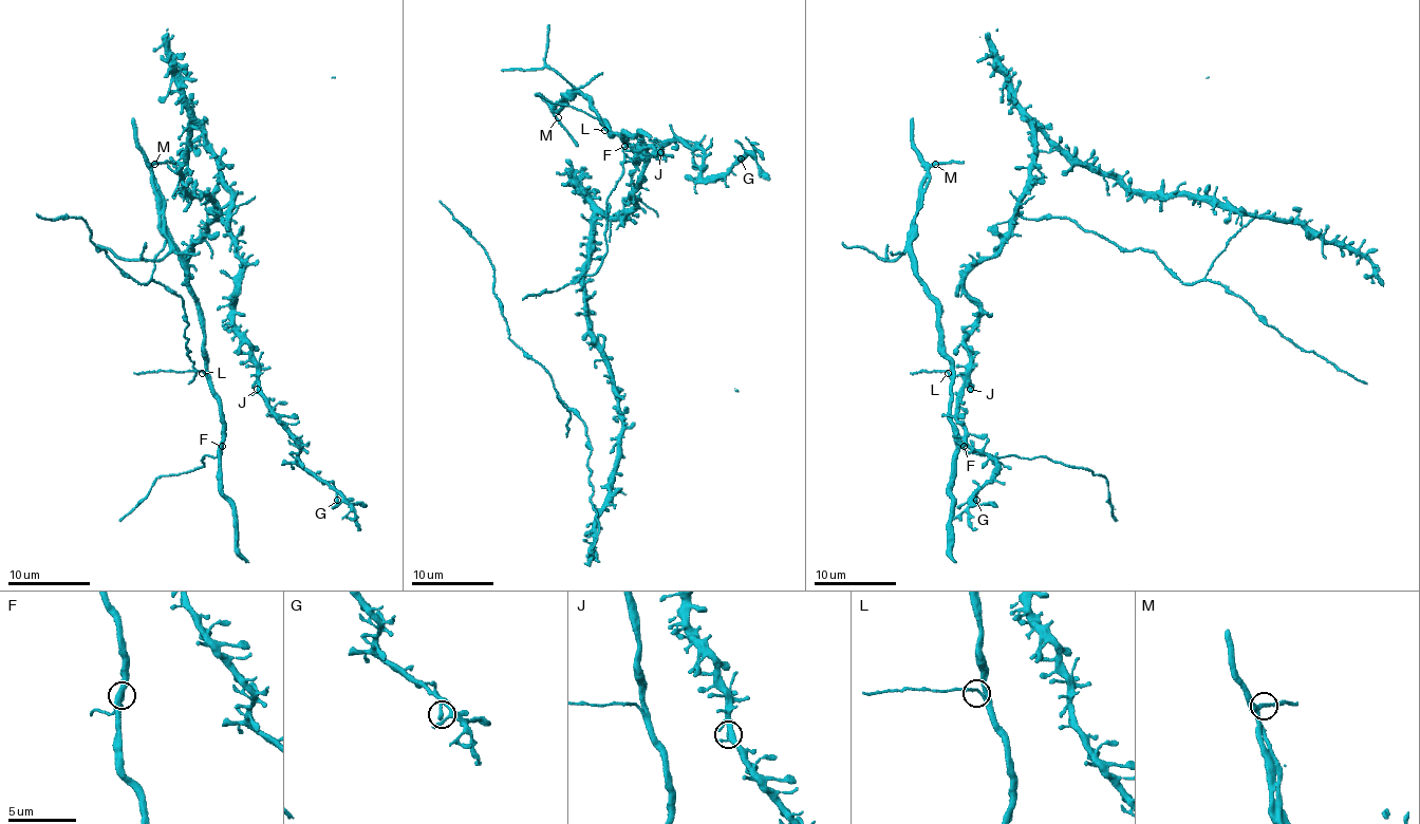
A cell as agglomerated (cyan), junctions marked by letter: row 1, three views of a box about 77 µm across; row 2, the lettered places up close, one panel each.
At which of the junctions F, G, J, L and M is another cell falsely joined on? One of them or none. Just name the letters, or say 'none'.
none

